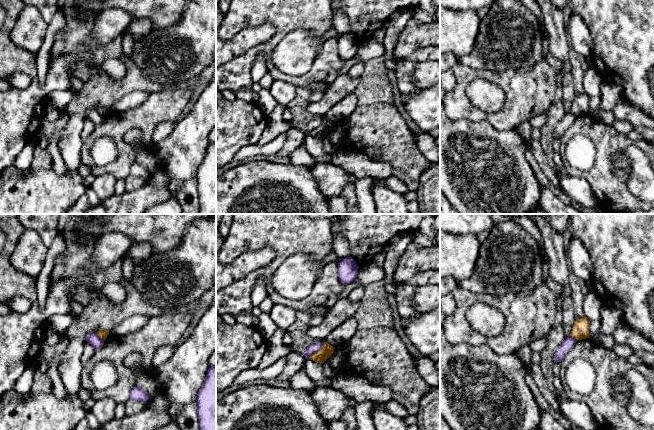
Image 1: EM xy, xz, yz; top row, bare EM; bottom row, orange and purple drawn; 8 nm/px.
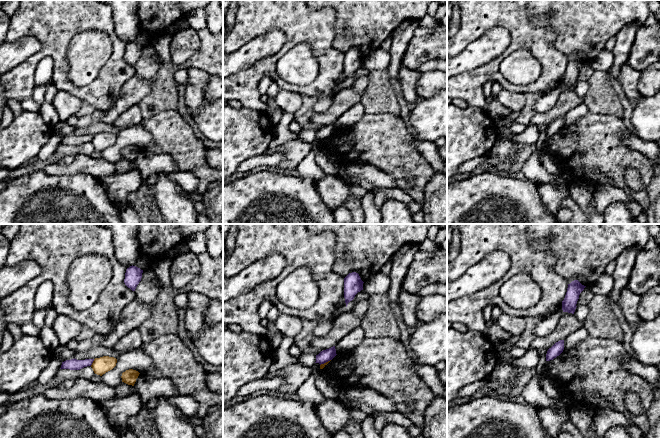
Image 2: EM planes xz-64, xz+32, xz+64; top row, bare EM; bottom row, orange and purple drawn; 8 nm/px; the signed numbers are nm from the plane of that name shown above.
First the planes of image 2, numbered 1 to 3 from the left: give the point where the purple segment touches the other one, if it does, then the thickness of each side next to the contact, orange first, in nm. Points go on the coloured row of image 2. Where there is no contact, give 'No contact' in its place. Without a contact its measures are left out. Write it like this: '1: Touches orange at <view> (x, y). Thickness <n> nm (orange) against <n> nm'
1: Touches orange at xz-64 (93, 362). Thickness 140 nm (orange) against 90 nm
2: Touches orange at xz+32 (326, 362). Thickness 40 nm (orange) against 100 nm
3: No contact

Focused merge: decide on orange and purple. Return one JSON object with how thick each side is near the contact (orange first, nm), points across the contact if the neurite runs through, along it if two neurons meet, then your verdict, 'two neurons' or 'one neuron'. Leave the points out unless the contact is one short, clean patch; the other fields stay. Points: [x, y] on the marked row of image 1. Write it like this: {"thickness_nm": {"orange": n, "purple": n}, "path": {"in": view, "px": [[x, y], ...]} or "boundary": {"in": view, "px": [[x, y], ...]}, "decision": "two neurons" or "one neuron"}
{"thickness_nm": {"orange": 110, "purple": 70}, "boundary": {"in": "xz", "px": [[324, 342], [309, 357]]}, "decision": "two neurons"}

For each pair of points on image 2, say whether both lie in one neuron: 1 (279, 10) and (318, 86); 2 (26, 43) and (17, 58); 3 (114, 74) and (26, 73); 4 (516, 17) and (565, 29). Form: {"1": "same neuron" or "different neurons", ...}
{"1": "same neuron", "2": "same neuron", "3": "same neuron", "4": "different neurons"}

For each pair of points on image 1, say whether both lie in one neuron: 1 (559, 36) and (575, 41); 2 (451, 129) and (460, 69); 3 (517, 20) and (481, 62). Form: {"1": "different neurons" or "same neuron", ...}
{"1": "different neurons", "2": "different neurons", "3": "same neuron"}

